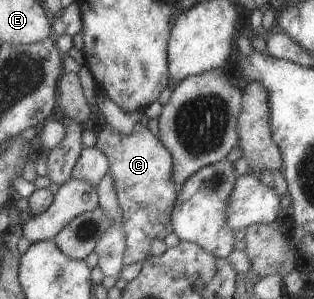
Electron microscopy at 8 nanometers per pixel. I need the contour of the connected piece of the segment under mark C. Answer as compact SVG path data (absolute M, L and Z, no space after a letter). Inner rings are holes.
M105 124L94 146L100 148L108 160L108 174L112 176L121 209L125 244L123 265L144 261L151 255L150 242L153 239L162 241L172 232L171 212L180 190L172 184L172 154L142 124L136 124L135 130L128 135L119 134Z

